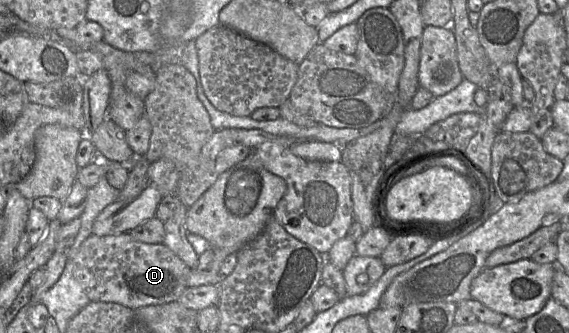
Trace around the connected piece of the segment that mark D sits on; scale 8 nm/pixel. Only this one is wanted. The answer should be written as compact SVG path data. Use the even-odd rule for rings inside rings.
M130 233L111 236L91 235L79 248L73 260L73 276L93 302L113 302L132 310L149 305L177 301L188 287L191 268L164 243L147 244L136 240Z

